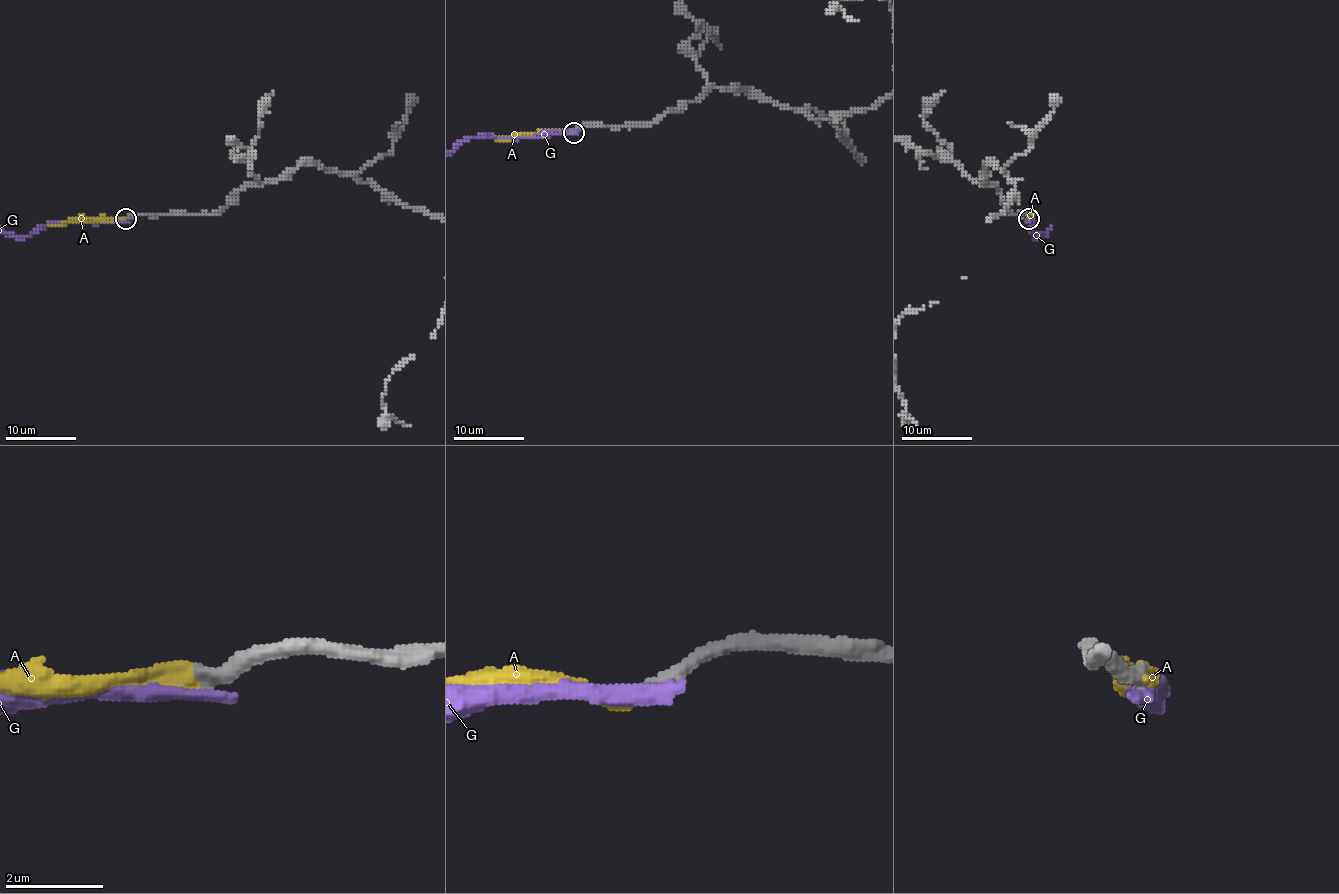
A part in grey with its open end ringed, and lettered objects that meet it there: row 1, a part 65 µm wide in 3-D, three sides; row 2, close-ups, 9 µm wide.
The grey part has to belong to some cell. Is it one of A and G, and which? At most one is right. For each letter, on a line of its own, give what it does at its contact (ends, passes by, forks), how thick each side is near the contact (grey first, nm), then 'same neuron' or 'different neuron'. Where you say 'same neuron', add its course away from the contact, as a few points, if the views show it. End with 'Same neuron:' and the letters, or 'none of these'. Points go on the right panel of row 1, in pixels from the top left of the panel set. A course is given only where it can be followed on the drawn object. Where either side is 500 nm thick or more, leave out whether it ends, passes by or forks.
A: it ends; calibres 360 and 400 nm; same neuron
G: it ends; calibres 360 and 360 nm; different neuron
Same neuron: A

